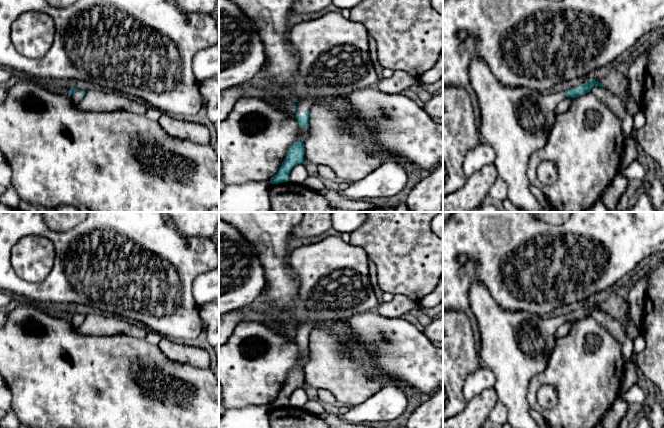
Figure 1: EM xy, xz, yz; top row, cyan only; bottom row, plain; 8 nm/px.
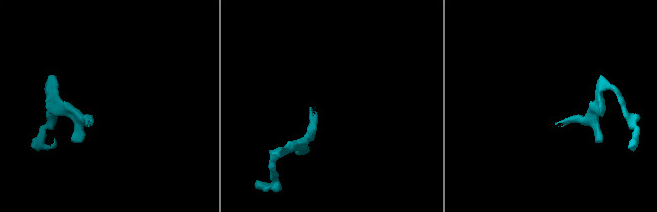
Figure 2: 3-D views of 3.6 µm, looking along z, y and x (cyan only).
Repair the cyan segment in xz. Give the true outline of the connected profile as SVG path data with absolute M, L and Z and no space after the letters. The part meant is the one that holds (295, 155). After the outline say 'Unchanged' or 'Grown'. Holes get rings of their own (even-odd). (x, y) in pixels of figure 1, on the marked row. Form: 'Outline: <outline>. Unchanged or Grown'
Outline: M298 140L288 150L287 155L282 162L277 174L270 179L272 184L278 184L289 181L289 173L294 166L304 161L304 144Z. Unchanged

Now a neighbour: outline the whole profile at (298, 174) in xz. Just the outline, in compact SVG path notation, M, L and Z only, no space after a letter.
M297 164L292 168L289 173L289 181L293 183L303 184L305 179L309 176L309 173L305 167L305 165Z

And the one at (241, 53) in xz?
M219 0L219 93L247 85L266 62L257 26L230 0Z

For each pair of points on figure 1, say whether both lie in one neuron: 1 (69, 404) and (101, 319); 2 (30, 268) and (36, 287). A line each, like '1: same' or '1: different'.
1: different
2: different

